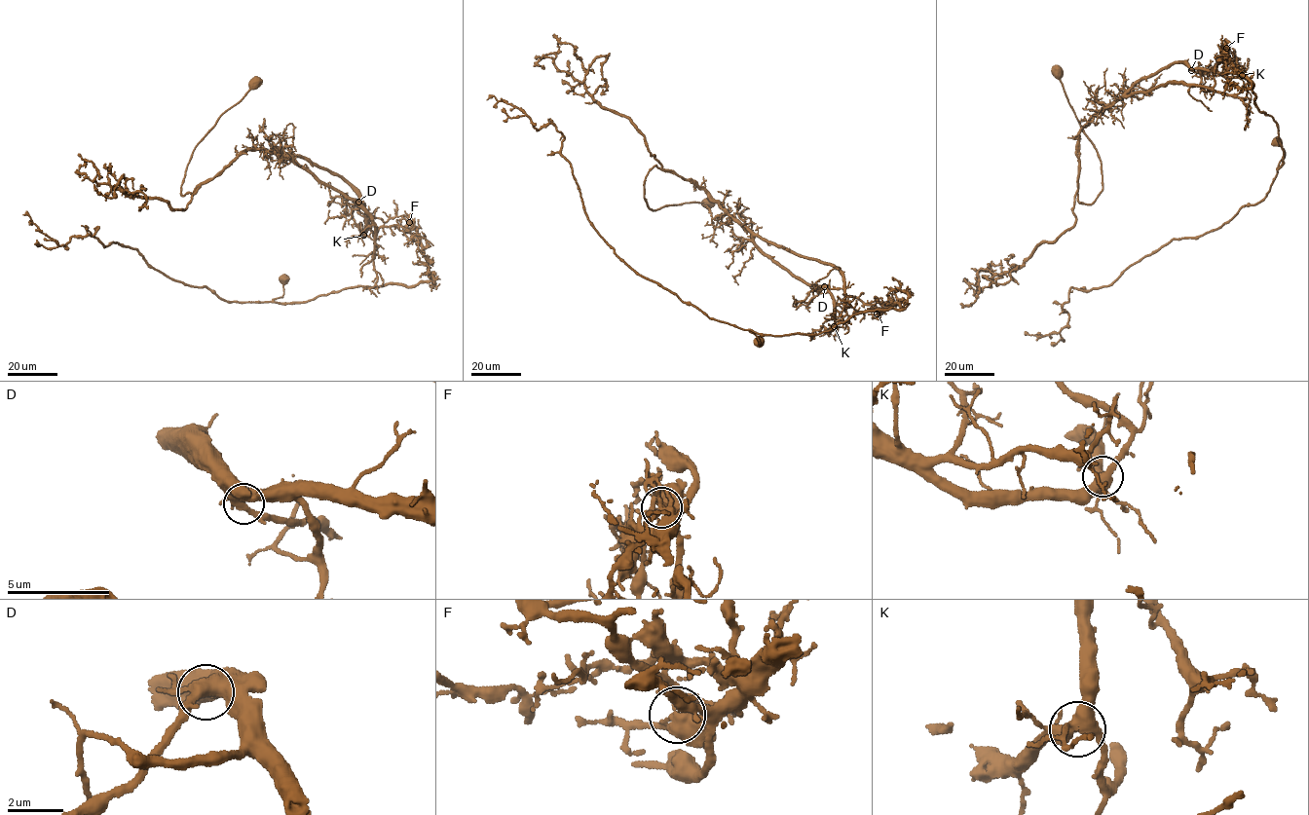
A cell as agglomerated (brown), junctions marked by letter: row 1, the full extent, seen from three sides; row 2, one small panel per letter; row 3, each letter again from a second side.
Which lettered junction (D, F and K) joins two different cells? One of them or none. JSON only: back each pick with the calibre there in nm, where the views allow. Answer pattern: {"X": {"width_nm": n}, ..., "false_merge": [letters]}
{"F": {"width_nm": 400}, "false_merge": ["F"]}

